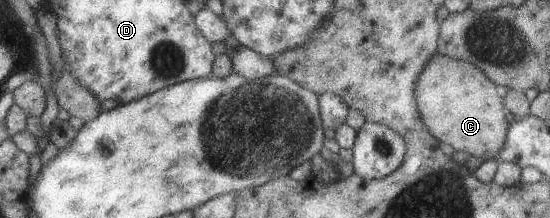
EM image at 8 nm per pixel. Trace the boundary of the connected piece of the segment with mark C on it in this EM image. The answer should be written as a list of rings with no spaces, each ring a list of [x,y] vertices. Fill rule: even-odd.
[[[437,53],[418,74],[414,93],[420,119],[437,142],[475,158],[496,158],[509,126],[505,118],[507,111],[502,90],[478,68],[464,60],[446,58]]]

